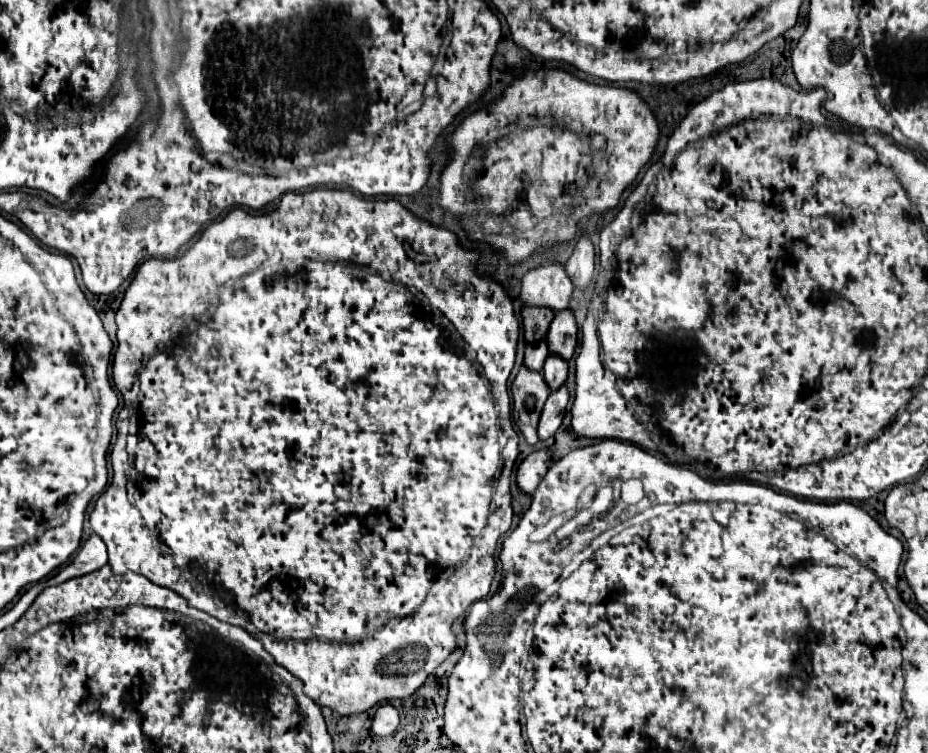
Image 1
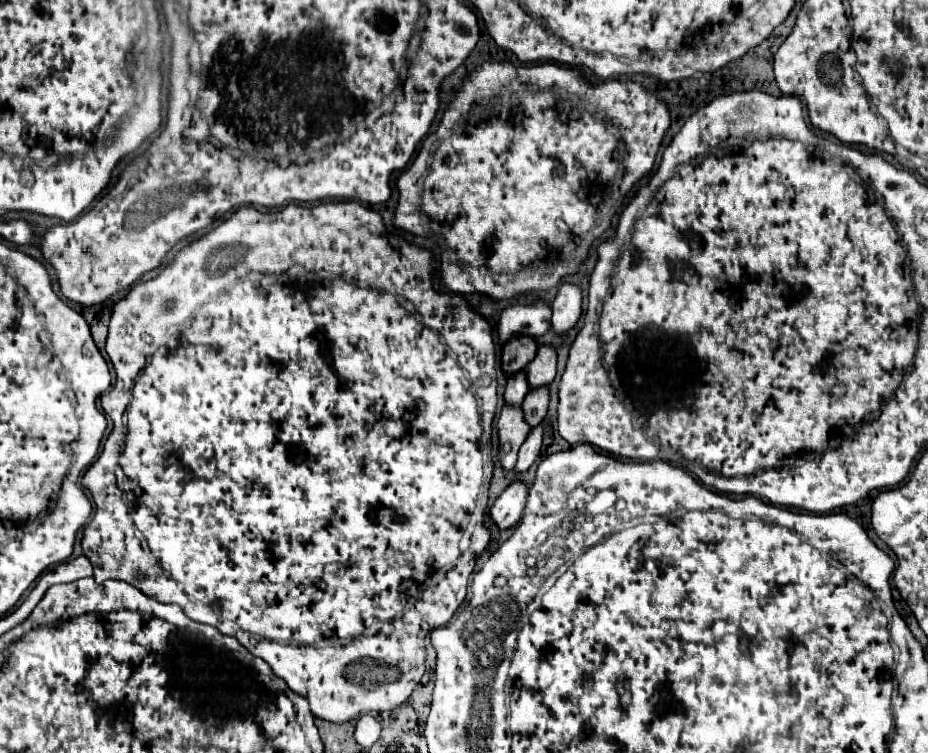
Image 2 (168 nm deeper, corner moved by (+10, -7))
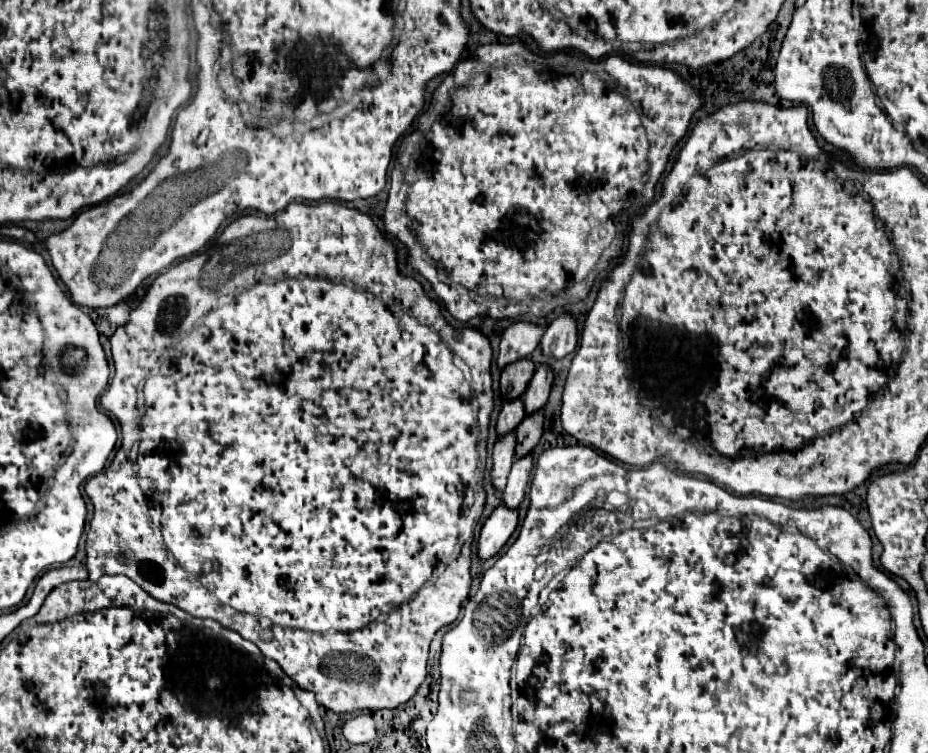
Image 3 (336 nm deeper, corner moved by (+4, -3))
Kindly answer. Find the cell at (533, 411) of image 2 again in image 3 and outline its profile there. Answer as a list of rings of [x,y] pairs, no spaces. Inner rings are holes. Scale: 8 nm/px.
[[[543,410],[523,418],[523,422],[517,426],[515,434],[517,434],[515,458],[531,454],[531,450],[537,446],[541,434],[543,434]]]

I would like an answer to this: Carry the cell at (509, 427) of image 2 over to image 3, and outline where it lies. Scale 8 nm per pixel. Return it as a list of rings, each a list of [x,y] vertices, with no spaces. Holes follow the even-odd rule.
[[[515,432],[505,434],[493,446],[493,466],[491,466],[491,482],[497,490],[505,488],[507,474],[515,460]]]

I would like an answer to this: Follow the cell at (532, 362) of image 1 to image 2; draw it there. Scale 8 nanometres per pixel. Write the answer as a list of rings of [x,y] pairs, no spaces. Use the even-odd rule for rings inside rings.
[[[523,370],[523,374],[513,374],[507,382],[507,390],[505,390],[505,402],[507,404],[521,404],[525,394],[529,390],[529,382],[527,382],[527,374]]]

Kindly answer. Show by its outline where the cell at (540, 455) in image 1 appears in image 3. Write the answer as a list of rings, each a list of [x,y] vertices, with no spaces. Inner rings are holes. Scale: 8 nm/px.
[[[501,504],[493,510],[493,514],[487,518],[487,522],[481,528],[481,536],[477,542],[477,560],[479,564],[485,564],[491,556],[499,554],[499,550],[507,544],[511,538],[515,526],[517,526],[519,512],[517,510],[505,510]]]

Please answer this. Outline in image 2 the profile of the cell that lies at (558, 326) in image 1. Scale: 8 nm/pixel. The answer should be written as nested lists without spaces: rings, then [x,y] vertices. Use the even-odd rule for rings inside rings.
[[[541,344],[537,356],[527,364],[527,380],[531,388],[551,384],[557,372],[557,350],[549,344]]]

